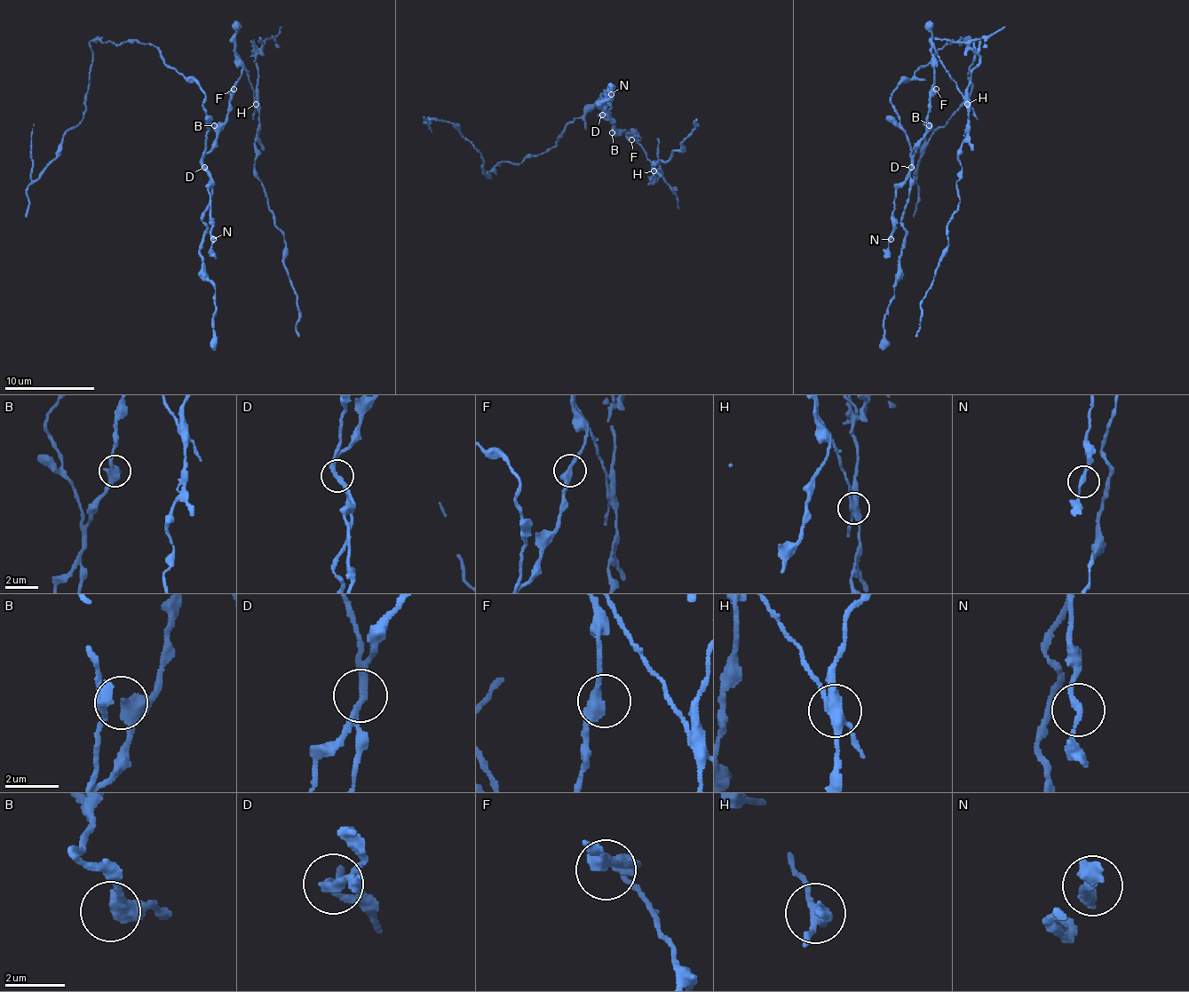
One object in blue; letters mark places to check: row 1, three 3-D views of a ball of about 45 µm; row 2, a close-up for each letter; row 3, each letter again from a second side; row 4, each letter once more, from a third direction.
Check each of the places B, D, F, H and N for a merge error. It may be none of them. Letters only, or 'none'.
D, H

